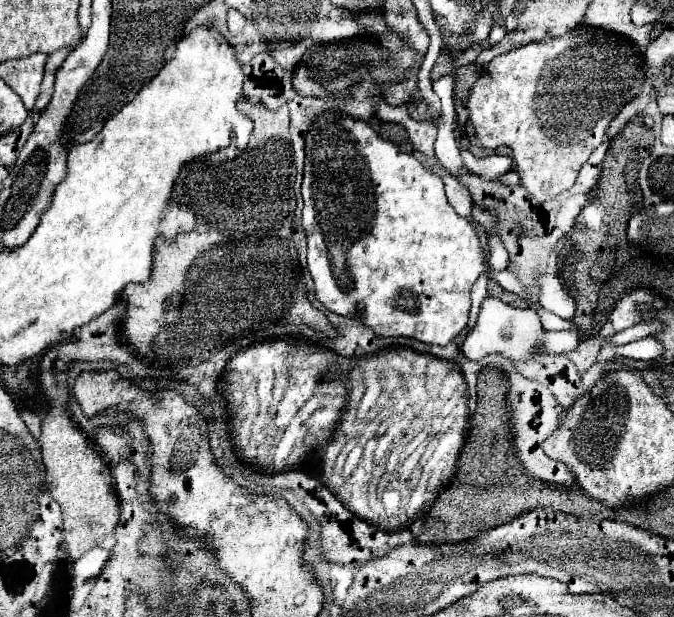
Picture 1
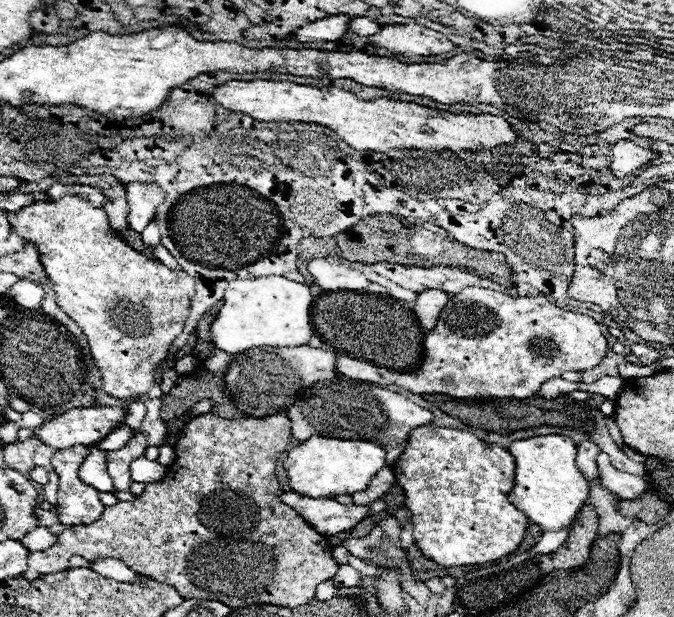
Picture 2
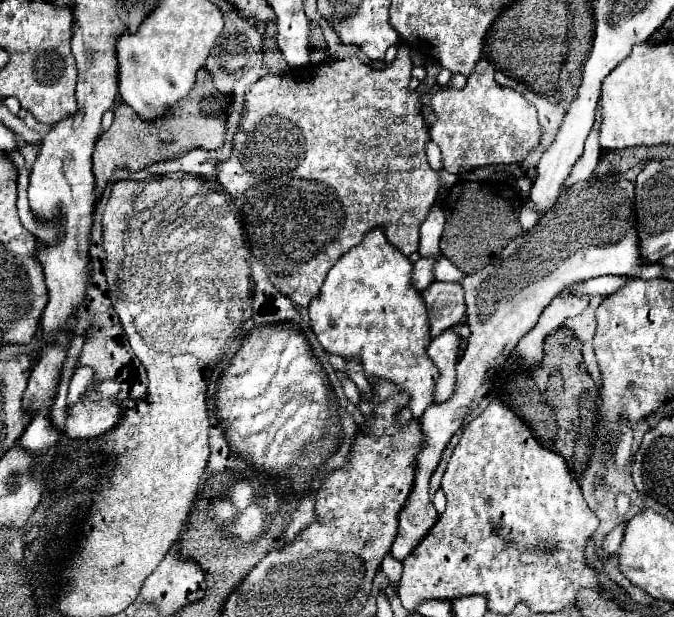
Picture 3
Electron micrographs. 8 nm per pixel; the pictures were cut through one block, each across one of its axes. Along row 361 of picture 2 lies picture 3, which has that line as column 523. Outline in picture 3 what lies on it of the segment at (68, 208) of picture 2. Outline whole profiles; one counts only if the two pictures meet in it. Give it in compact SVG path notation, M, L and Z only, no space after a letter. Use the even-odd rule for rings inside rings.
M486 60L478 62L464 88L438 90L432 98L432 108L438 120L430 128L430 138L442 150L444 170L452 174L460 168L472 170L488 164L520 164L532 148L540 144L544 134L534 104L520 92L500 86L494 80L494 64Z

